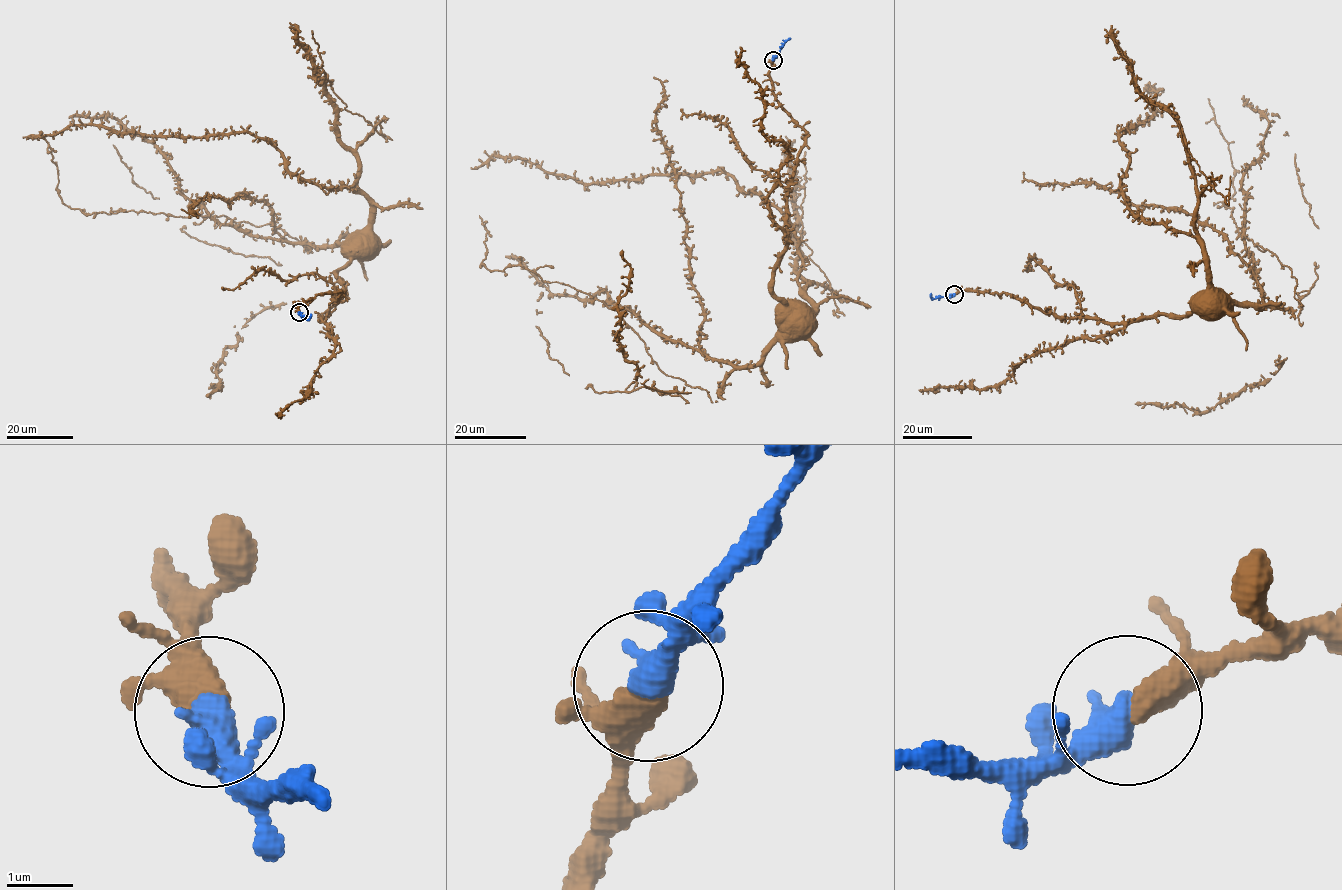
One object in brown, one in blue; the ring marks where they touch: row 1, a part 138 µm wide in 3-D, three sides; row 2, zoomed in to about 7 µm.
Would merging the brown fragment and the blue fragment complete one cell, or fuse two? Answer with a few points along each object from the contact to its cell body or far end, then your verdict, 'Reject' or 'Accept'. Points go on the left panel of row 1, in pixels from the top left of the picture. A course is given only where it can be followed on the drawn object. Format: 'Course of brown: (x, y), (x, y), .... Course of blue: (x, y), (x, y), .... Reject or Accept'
Course of brown: (299, 312), (302, 301), (318, 294), (341, 291), (338, 297), (344, 286), (335, 274), (357, 256), (354, 247). Course of blue: (299, 312), (309, 319), (311, 314). Accept

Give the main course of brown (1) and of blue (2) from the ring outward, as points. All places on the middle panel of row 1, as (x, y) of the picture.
1: (773, 60), (771, 92), (805, 133), (787, 199), (786, 248), (773, 272), (773, 293), (792, 311), (789, 313)
2: (773, 60), (790, 38)

